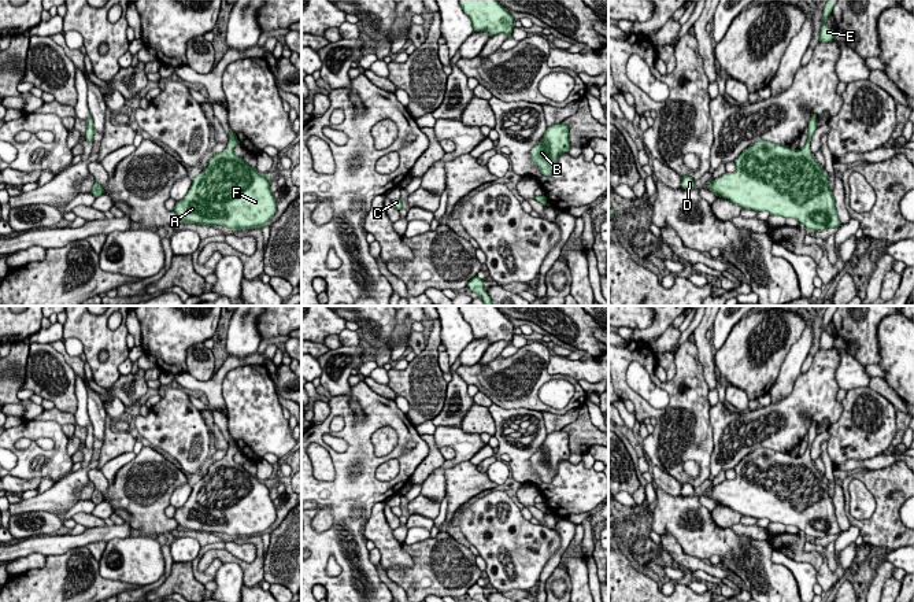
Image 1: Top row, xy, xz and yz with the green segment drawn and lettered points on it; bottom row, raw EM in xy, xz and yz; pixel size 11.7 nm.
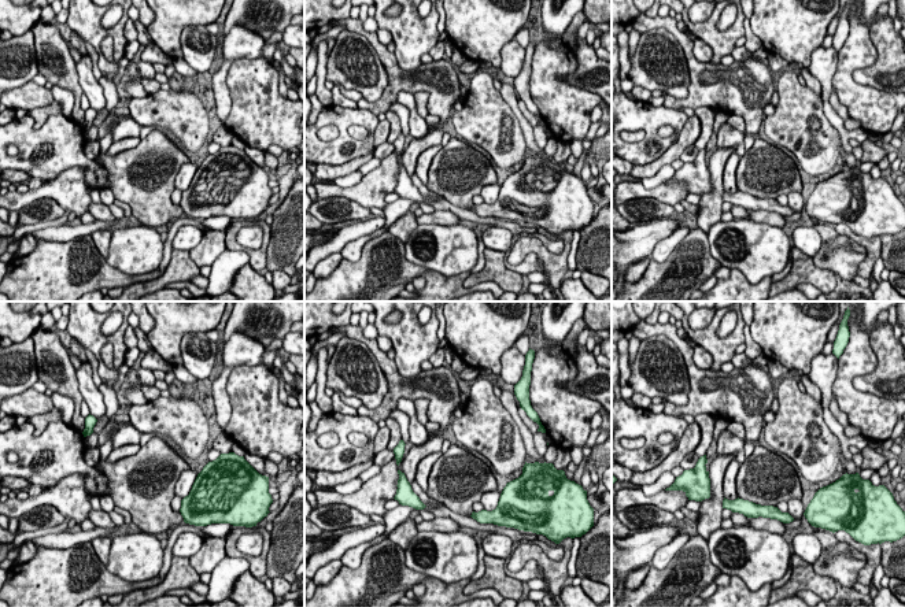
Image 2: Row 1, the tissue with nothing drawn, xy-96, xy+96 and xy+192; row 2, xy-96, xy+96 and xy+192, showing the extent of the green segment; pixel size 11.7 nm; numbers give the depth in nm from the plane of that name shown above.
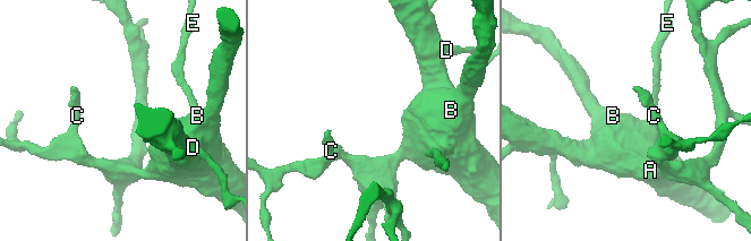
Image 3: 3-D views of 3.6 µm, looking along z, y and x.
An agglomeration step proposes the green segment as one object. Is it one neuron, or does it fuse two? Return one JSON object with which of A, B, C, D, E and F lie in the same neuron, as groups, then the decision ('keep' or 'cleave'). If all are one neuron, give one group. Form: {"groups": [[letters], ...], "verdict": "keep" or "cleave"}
{"groups": [["A", "B", "C", "D", "E", "F"]], "verdict": "keep"}

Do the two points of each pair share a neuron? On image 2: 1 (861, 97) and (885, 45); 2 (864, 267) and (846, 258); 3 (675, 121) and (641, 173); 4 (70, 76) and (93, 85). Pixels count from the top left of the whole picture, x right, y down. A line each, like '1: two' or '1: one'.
1: two
2: two
3: two
4: two

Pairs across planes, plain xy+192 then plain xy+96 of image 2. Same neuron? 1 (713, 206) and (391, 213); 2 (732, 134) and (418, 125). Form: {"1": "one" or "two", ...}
{"1": "two", "2": "one"}

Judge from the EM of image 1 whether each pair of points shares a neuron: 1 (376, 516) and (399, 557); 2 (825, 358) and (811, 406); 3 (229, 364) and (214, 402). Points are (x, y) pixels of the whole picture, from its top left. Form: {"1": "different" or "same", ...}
{"1": "same", "2": "same", "3": "same"}

